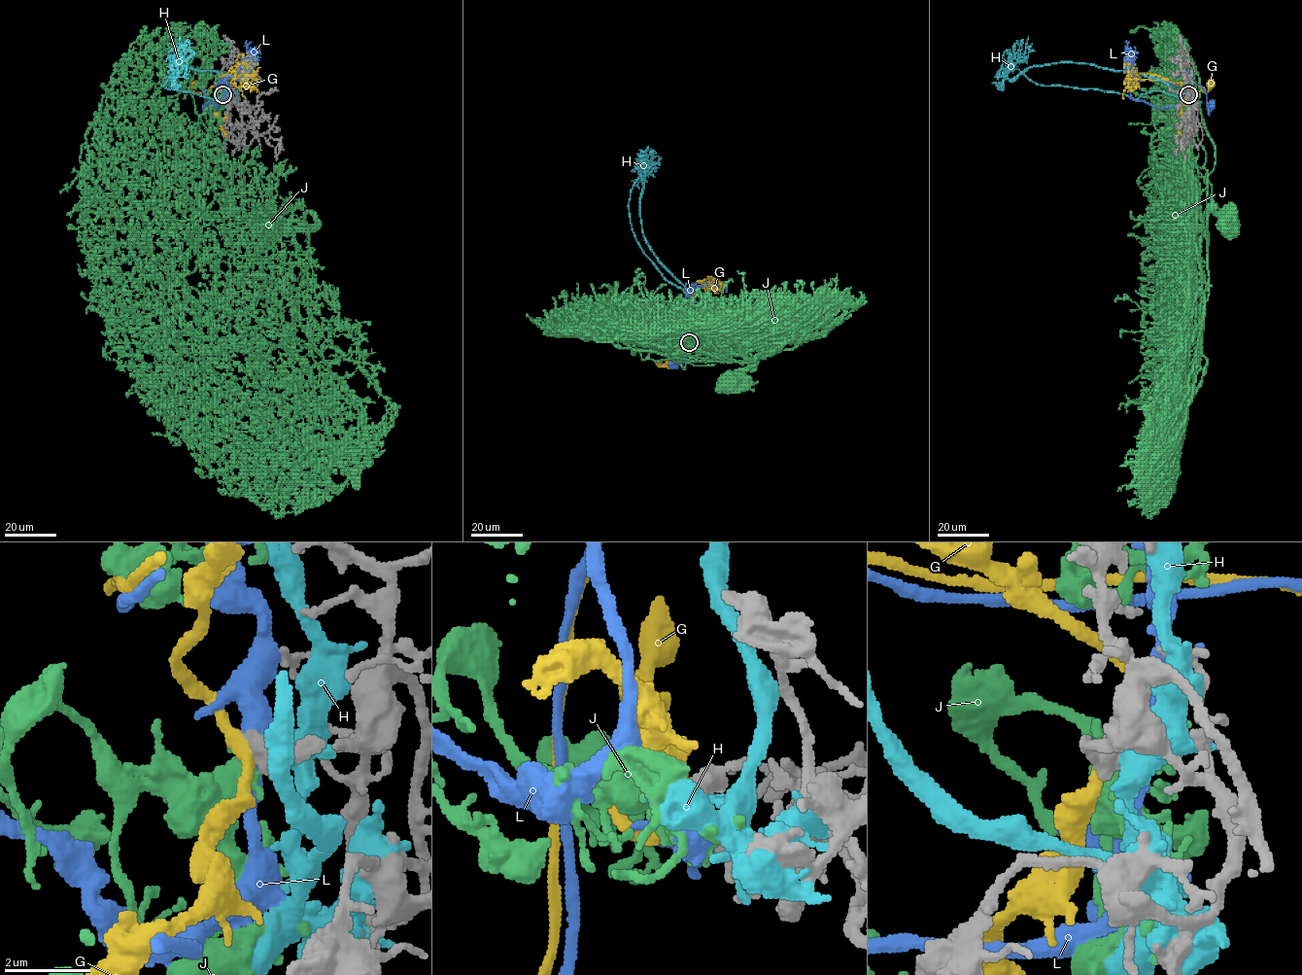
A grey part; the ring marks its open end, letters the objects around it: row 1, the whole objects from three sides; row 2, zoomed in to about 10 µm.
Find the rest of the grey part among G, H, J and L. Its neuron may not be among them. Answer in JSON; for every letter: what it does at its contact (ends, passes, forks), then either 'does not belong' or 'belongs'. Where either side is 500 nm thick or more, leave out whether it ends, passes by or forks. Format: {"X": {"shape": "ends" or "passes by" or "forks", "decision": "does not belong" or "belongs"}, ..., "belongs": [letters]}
{"G": {"decision": "does not belong"}, "H": {"decision": "does not belong"}, "J": {"decision": "belongs"}, "L": {"decision": "does not belong"}, "belongs": ["J"]}

